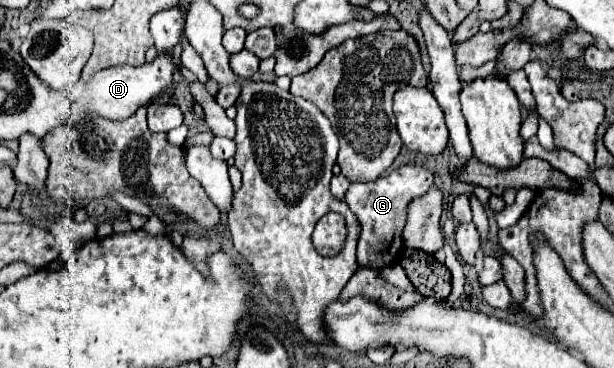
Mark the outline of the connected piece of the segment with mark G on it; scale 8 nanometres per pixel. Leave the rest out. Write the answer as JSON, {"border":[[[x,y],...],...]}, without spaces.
{"border":[[[403,165],[391,171],[387,177],[379,177],[377,183],[351,183],[345,203],[361,221],[361,239],[357,247],[357,259],[361,267],[375,269],[383,275],[385,267],[399,261],[399,251],[403,251],[403,227],[407,221],[407,205],[411,199],[425,195],[433,185],[433,173],[423,165]]]}

